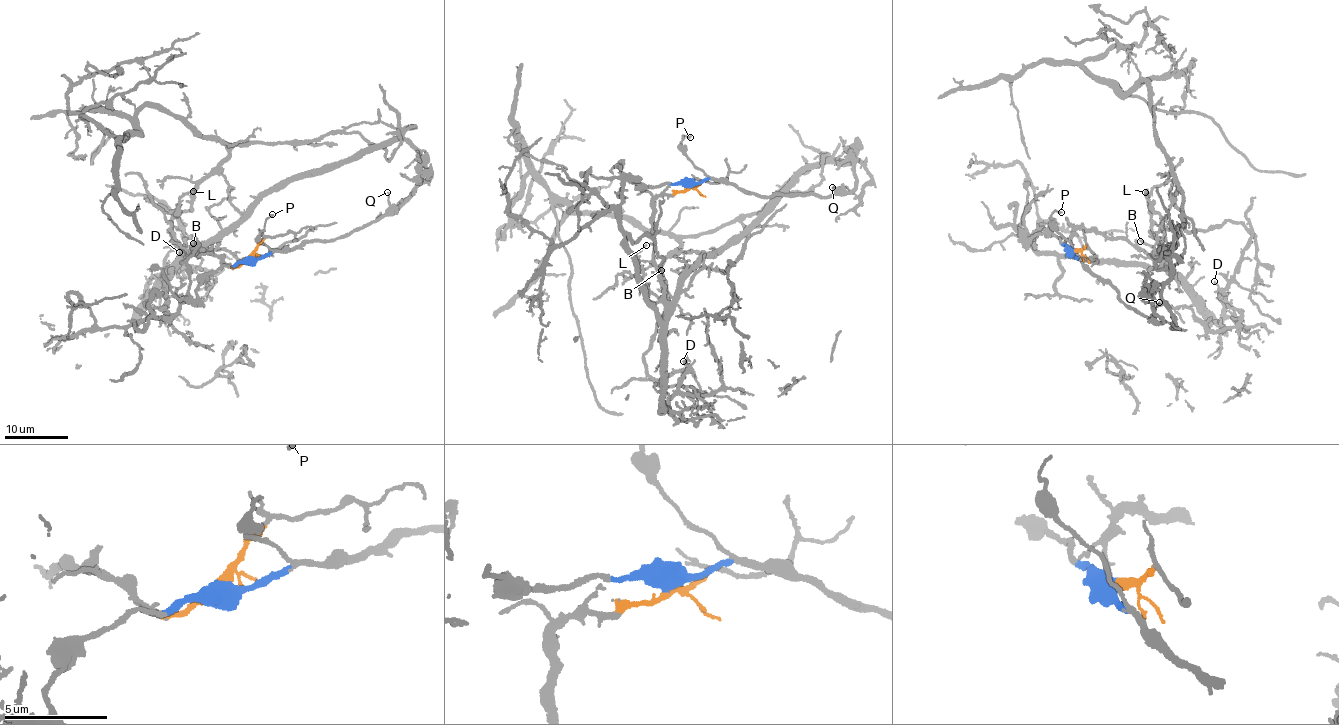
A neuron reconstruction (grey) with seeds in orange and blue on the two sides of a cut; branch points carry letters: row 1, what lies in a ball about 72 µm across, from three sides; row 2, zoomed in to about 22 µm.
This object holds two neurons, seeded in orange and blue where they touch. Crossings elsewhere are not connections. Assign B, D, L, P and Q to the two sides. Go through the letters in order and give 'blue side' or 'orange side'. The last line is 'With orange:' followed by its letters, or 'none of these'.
B: orange side
D: orange side
L: orange side
P: blue side
Q: blue side
With orange: B, D, L

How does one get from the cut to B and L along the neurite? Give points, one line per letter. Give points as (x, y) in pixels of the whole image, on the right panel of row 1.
B: (1075, 251), (1070, 247), (1077, 228), (1083, 227), (1111, 237), (1123, 237), (1148, 254), (1164, 259), (1140, 241)
L: (1075, 251), (1070, 247), (1083, 227), (1159, 252), (1161, 215), (1145, 192)

